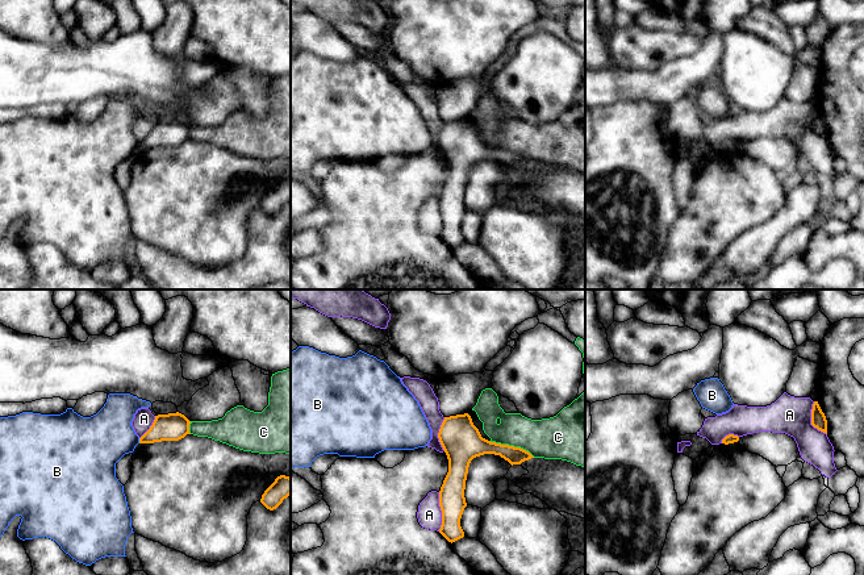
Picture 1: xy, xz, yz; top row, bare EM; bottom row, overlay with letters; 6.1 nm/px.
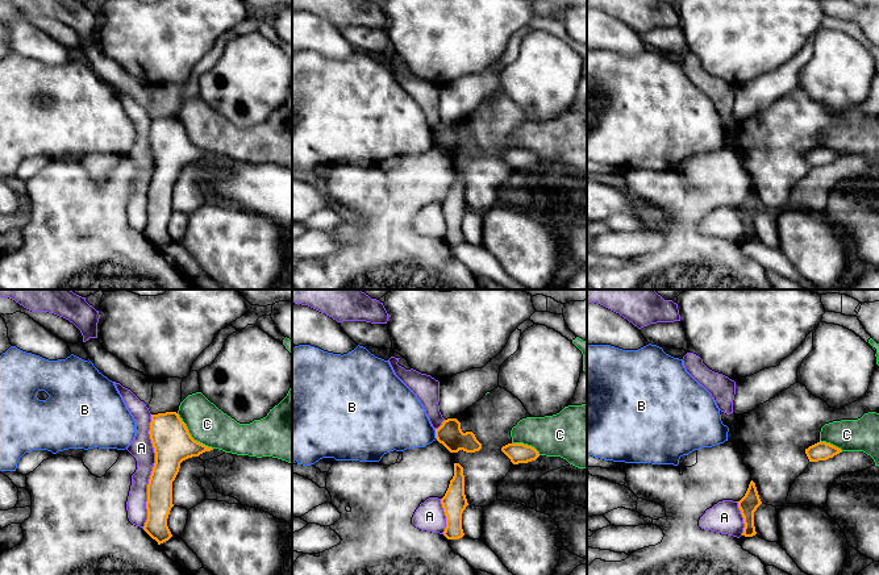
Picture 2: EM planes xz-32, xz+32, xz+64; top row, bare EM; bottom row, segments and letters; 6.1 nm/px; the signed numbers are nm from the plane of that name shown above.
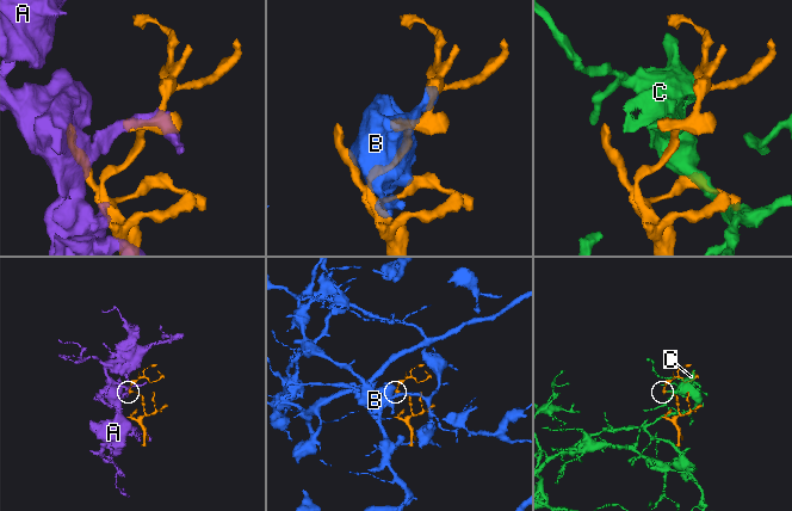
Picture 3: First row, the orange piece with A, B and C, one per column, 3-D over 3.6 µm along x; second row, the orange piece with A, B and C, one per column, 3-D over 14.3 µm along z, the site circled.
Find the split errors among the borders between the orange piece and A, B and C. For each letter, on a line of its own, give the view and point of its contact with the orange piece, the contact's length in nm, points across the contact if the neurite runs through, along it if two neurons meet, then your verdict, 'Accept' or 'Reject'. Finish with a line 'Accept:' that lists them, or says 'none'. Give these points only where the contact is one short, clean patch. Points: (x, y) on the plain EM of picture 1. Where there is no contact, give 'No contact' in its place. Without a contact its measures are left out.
A: Touches orange at xz (442, 217). Shared border 240 nm. Reject
B: Touches orange at xy (140, 146). Shared border 30 nm. Boundary: xy (138, 144), (140, 148). Reject
C: Touches orange at xz (512, 151). Shared border 300 nm. Reject
Accept: none

